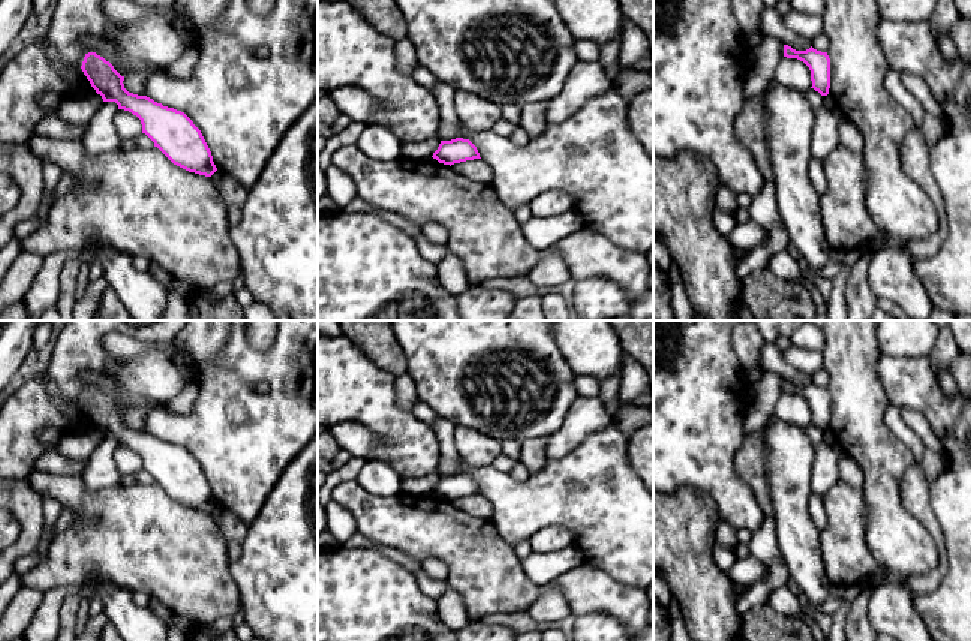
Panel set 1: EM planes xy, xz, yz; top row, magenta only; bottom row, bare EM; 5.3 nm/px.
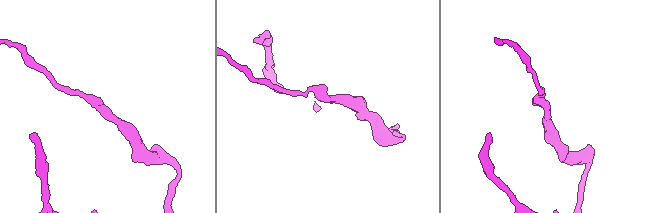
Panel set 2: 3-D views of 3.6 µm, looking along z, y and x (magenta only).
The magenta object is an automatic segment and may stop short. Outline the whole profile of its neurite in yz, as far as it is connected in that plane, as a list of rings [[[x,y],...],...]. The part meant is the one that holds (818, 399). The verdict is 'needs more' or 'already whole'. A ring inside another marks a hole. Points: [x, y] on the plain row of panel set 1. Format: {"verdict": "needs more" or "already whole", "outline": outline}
{"verdict": "already whole", "outline": [[[784,380],[784,392],[797,394],[803,397],[811,406],[811,416],[815,427],[821,431],[829,430],[830,424],[830,394],[827,388],[814,385],[812,382],[806,386],[796,386],[788,380]]]}

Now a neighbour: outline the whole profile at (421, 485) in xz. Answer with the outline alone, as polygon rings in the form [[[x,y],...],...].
[[[438,472],[421,478],[405,478],[400,481],[402,493],[411,496],[424,496],[438,485],[441,475]]]

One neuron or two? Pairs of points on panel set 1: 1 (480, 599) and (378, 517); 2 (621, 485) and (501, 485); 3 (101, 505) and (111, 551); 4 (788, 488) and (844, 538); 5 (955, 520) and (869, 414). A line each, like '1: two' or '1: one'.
1: one
2: one
3: one
4: two
5: two

